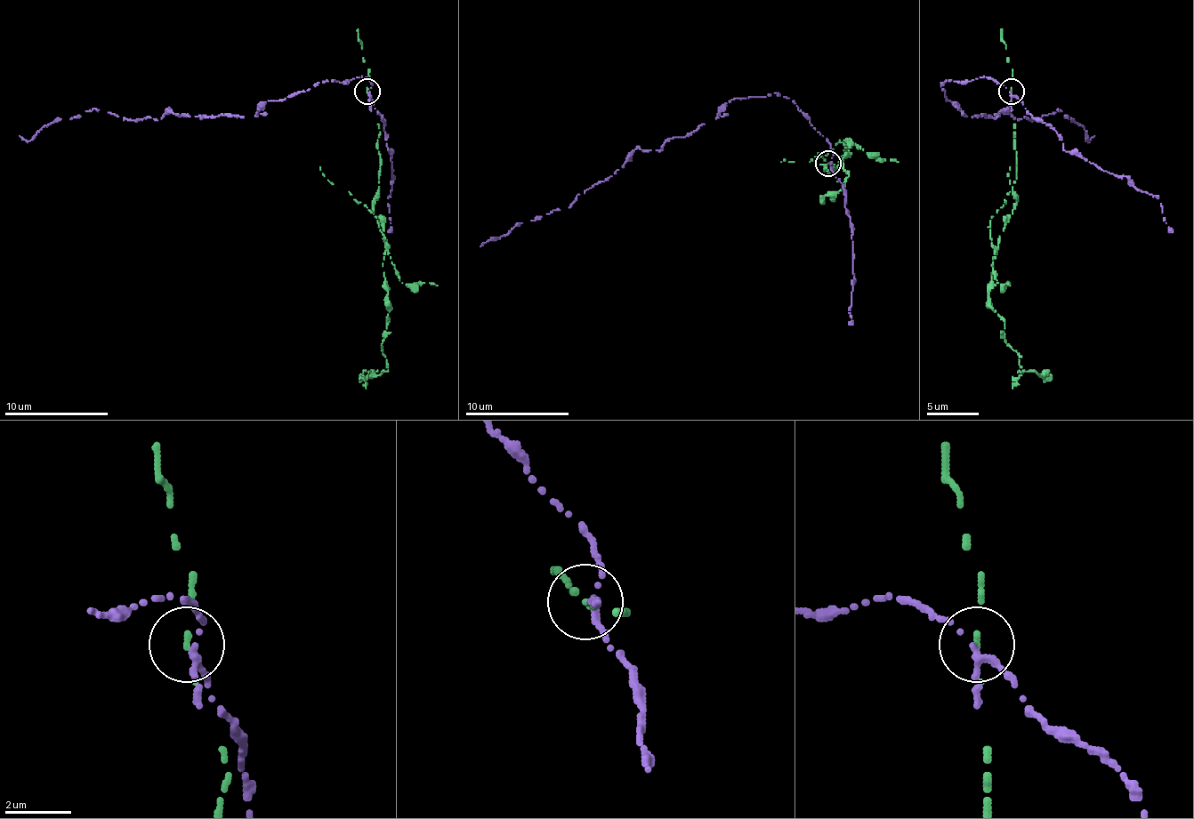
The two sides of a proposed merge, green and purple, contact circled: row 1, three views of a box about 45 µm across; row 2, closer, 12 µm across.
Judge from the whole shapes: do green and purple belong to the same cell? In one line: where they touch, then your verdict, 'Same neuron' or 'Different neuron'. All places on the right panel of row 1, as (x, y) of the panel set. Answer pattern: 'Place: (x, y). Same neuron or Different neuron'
Place: (1011, 92). Different neuron

